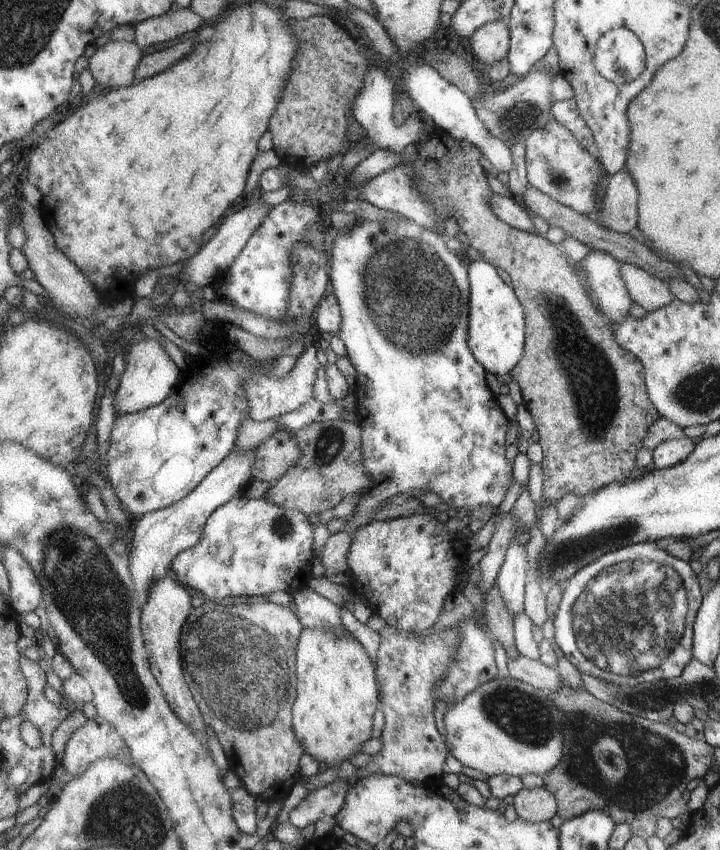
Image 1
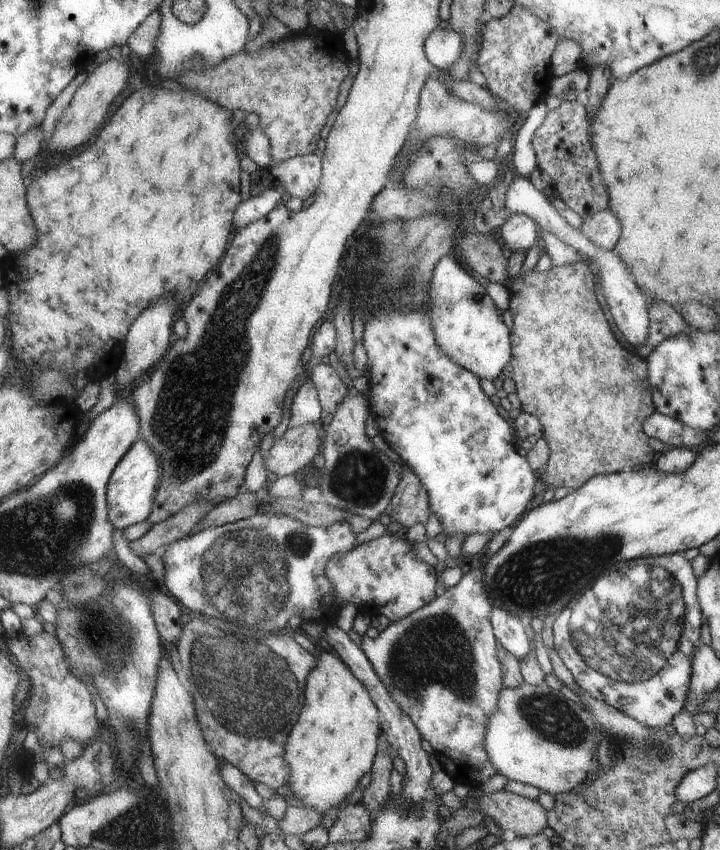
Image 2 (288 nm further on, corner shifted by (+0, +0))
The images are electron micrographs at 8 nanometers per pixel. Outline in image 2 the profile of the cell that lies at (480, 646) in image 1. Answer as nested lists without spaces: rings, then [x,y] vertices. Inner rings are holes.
[[[477,566],[465,572],[457,586],[447,588],[447,592],[429,606],[389,624],[377,638],[367,638],[367,634],[361,636],[361,646],[373,662],[377,674],[389,686],[393,698],[415,720],[421,736],[433,746],[437,766],[445,768],[457,784],[471,788],[479,786],[479,782],[485,782],[493,774],[499,774],[485,748],[487,724],[497,712],[499,696],[505,688],[503,662],[499,660],[499,638],[495,636],[495,626],[491,620],[493,608],[495,604],[485,584],[485,568]]]

